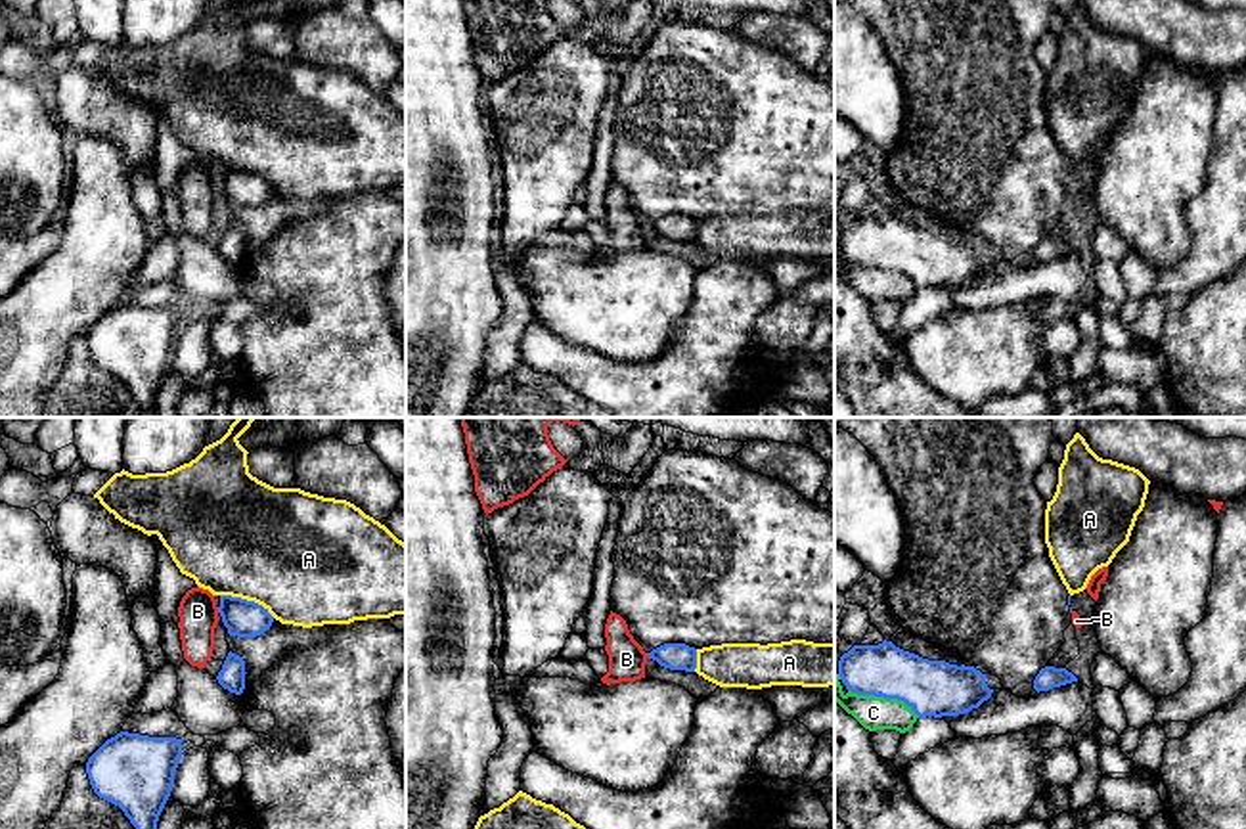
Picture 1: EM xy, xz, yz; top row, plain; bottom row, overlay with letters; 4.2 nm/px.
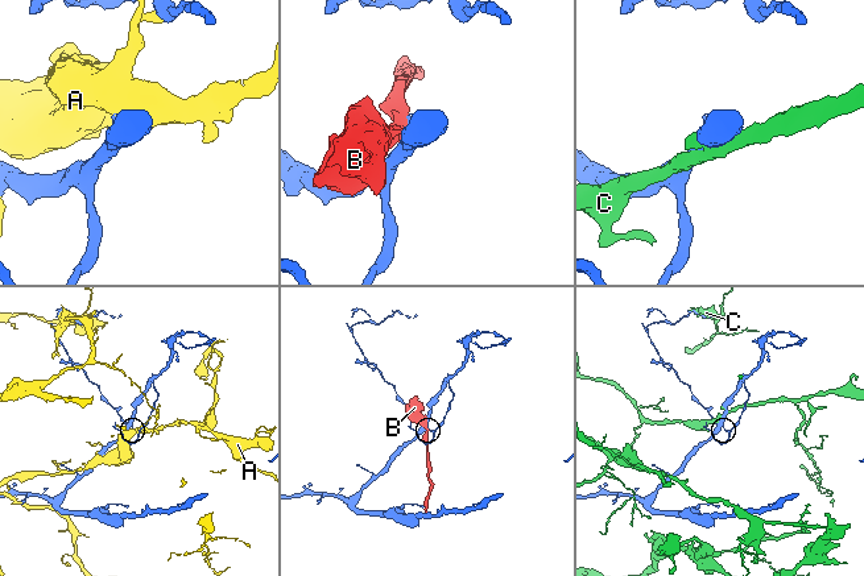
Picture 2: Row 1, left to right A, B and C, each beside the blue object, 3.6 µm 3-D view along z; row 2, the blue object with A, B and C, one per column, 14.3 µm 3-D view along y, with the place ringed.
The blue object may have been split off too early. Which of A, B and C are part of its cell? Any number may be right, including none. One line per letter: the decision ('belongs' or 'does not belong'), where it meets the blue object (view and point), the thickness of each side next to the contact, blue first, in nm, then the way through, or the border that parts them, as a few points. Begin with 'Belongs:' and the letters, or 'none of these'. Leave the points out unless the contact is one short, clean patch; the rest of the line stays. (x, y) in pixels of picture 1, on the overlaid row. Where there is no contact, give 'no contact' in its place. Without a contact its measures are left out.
Belongs: none of these
A: does not belong; contact xy (245, 600); calibres 160 and 480 nm
B: does not belong; contact xy (219, 609); calibres 160 and 170 nm; border xy (217, 607), (219, 611)
C: does not belong; contact yz (885, 697); calibres 240 and 140 nm

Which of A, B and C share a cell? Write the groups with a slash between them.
A / B / C

